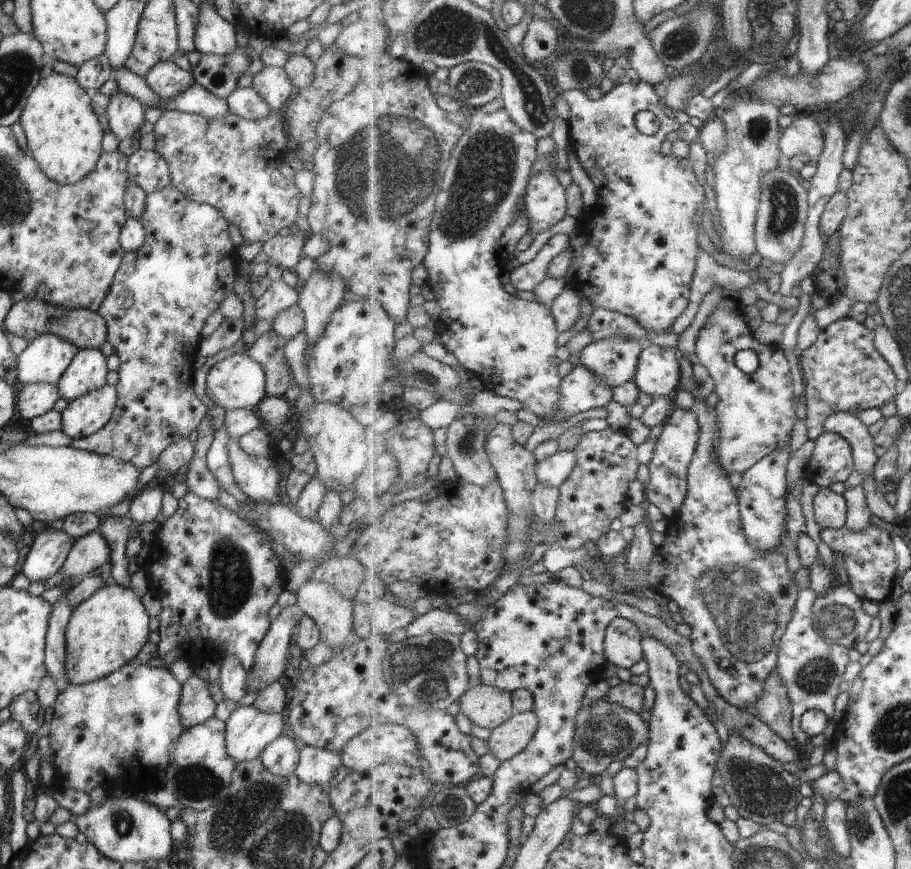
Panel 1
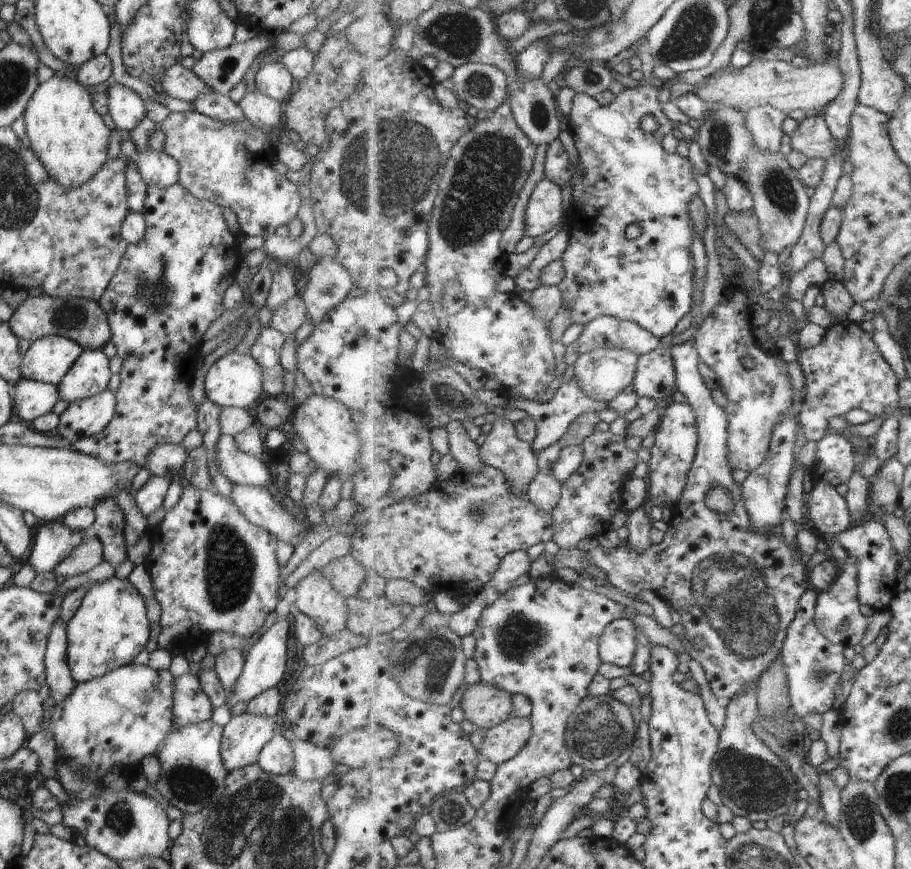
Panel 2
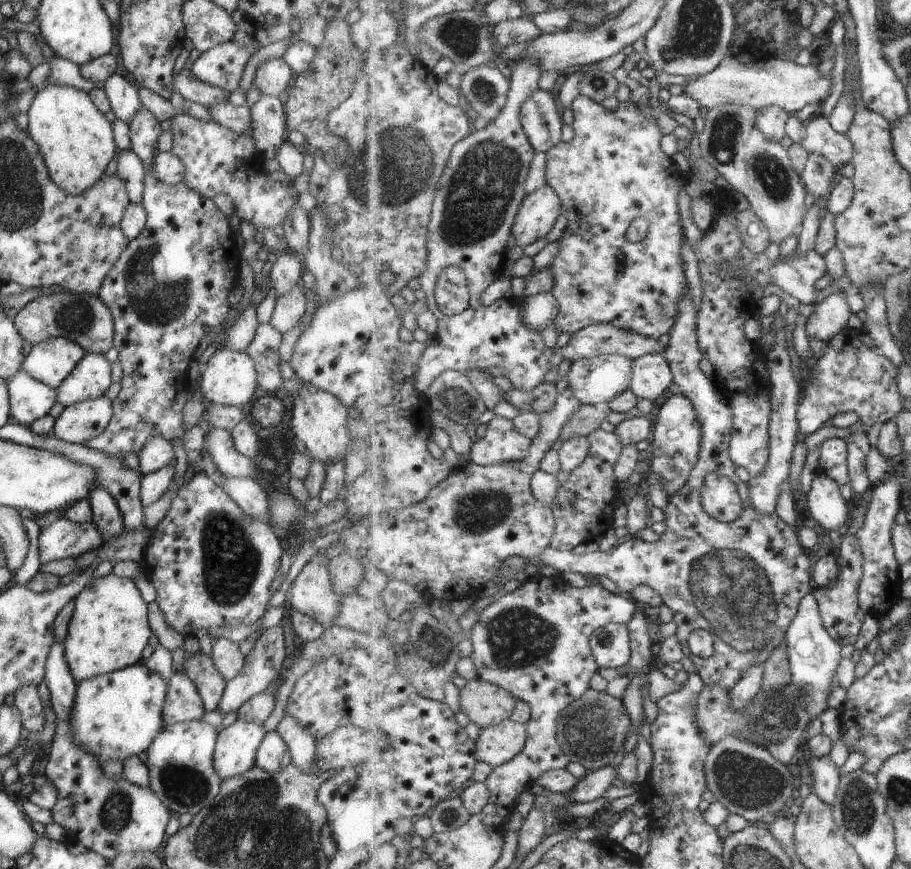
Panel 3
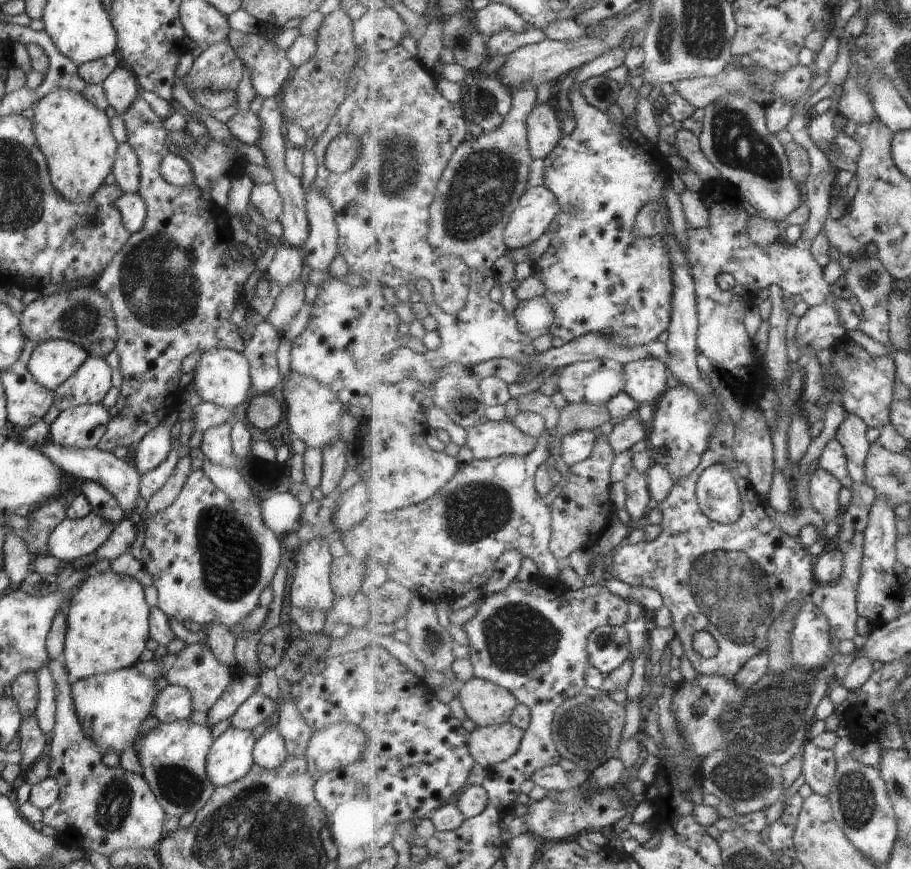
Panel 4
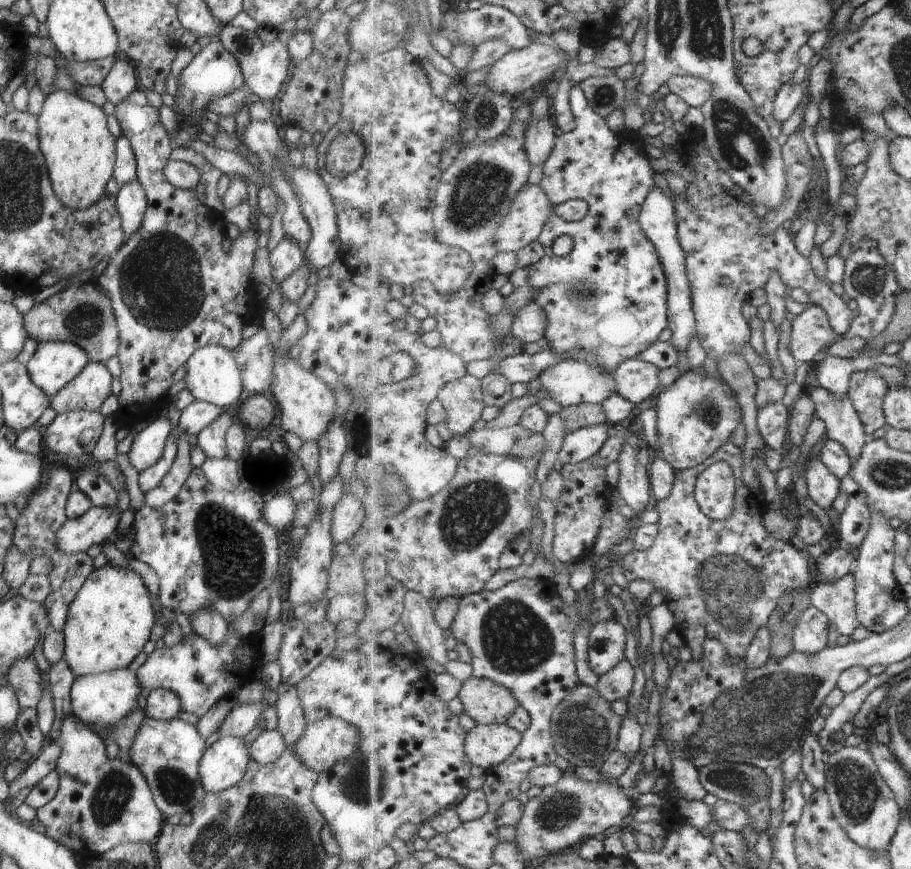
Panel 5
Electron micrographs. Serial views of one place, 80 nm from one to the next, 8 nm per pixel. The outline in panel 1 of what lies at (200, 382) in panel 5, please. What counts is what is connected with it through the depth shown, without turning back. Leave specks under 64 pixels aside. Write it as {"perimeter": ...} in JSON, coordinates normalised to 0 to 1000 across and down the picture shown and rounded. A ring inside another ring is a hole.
{"perimeter":[[[270,406],[255,407],[234,419],[226,432],[226,455],[247,473],[277,471],[291,456],[289,425]]]}

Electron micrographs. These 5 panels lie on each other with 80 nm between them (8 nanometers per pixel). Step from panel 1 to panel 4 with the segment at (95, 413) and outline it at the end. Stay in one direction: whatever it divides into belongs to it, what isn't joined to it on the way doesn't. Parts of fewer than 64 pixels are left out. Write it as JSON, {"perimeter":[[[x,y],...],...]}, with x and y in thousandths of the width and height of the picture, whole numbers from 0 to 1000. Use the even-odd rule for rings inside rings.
{"perimeter":[[[111,464],[72,470],[55,488],[53,504],[68,514],[99,517],[113,502],[120,480]]]}

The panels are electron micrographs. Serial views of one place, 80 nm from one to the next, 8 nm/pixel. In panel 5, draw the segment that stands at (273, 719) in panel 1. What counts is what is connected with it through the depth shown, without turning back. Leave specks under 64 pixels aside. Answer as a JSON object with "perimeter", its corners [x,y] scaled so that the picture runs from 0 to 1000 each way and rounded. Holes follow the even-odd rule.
{"perimeter":[[[240,848],[224,862],[215,891],[226,913],[237,913],[256,904],[269,886],[272,860],[266,848]]]}

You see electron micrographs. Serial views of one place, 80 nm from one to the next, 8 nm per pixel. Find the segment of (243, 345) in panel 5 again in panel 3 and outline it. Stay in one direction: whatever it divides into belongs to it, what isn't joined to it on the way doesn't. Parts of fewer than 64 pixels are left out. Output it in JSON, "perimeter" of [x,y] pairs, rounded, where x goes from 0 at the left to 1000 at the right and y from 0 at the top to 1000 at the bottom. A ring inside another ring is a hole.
{"perimeter":[[[284,372],[278,391],[271,396],[269,406],[278,415],[281,428],[281,445],[289,451],[302,453],[310,436],[306,432],[306,409],[304,400],[308,383],[295,372]]]}

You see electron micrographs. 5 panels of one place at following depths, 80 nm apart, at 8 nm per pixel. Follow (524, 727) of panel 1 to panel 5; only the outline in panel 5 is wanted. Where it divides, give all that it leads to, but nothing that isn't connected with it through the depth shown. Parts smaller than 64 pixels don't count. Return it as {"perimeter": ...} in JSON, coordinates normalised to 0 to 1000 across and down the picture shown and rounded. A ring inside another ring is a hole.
{"perimeter":[[[524,834],[512,847],[510,863],[521,883],[535,888],[555,876],[573,856],[573,845],[553,834]]]}

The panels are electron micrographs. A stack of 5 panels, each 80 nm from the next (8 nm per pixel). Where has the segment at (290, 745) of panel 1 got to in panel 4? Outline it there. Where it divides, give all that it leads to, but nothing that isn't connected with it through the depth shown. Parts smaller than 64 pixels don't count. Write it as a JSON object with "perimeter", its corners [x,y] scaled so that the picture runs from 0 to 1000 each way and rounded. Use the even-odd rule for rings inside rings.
{"perimeter":[[[294,838],[281,850],[277,861],[277,871],[286,884],[299,885],[315,870],[311,848],[303,839]]]}

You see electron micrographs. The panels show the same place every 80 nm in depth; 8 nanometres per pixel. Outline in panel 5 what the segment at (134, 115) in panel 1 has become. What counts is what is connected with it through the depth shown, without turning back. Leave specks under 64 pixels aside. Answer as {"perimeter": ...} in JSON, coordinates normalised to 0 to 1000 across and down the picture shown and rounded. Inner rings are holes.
{"perimeter":[[[126,61],[125,72],[117,87],[110,97],[110,102],[113,104],[115,113],[122,120],[128,120],[137,113],[147,101],[148,82],[145,76],[133,64]]]}

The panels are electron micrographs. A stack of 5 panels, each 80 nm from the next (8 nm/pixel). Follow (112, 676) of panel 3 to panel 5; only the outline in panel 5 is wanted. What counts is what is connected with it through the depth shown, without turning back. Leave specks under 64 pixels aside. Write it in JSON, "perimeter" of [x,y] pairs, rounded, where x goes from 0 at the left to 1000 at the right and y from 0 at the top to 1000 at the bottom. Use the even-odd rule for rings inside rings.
{"perimeter":[[[124,770],[117,773],[87,777],[76,795],[78,822],[90,833],[106,833],[111,835],[128,834],[130,829],[143,817],[156,810],[157,792],[151,788],[148,773],[139,770]]]}

